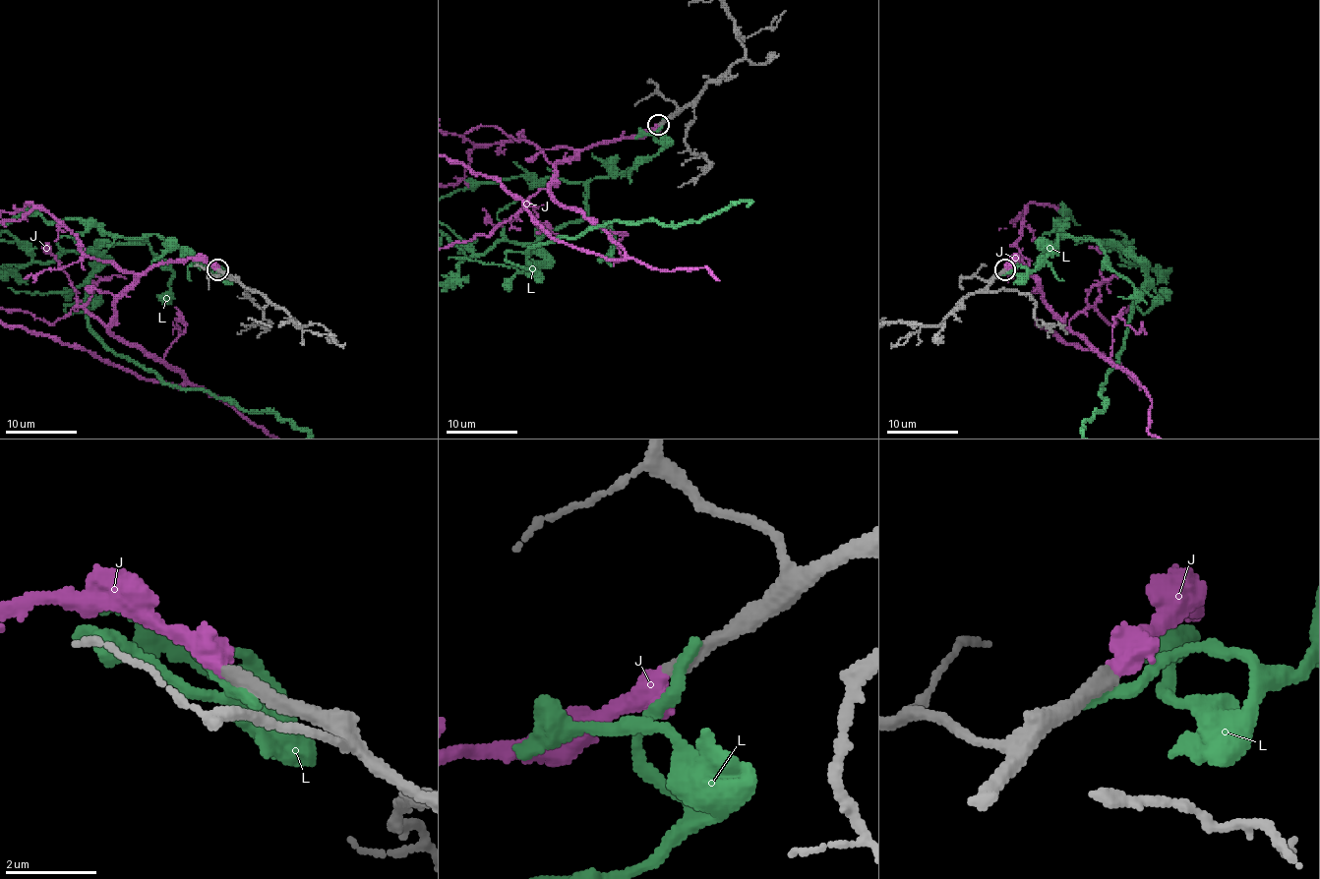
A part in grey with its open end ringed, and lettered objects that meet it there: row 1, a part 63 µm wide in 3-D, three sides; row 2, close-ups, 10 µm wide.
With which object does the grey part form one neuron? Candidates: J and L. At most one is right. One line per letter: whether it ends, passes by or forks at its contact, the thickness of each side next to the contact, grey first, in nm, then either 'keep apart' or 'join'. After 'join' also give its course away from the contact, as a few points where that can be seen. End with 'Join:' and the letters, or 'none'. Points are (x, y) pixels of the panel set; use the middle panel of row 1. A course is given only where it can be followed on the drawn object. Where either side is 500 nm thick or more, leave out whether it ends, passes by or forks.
J: it ends there; 320 nm thick on the grey side, 480 nm on the other; join
L: it ends there; 420 nm thick on the grey side, 320 nm on the other; keep apart
Join: J

